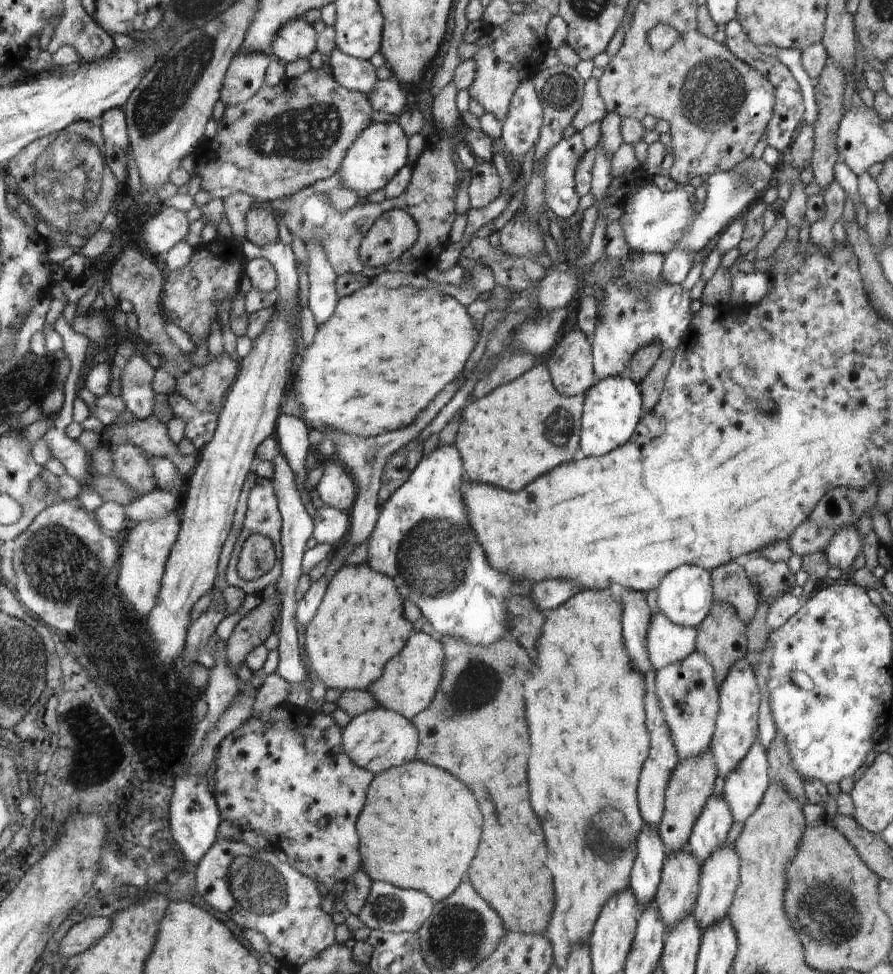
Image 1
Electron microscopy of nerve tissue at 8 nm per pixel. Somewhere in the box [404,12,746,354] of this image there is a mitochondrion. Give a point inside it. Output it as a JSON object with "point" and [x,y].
{"point":[561,92]}

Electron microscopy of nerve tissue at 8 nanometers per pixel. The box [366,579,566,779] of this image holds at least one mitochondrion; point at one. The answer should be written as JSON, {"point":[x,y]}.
{"point":[479,682]}

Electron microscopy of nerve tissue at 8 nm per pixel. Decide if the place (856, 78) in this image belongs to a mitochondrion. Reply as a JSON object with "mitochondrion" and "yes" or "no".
{"mitochondrion":"no"}

